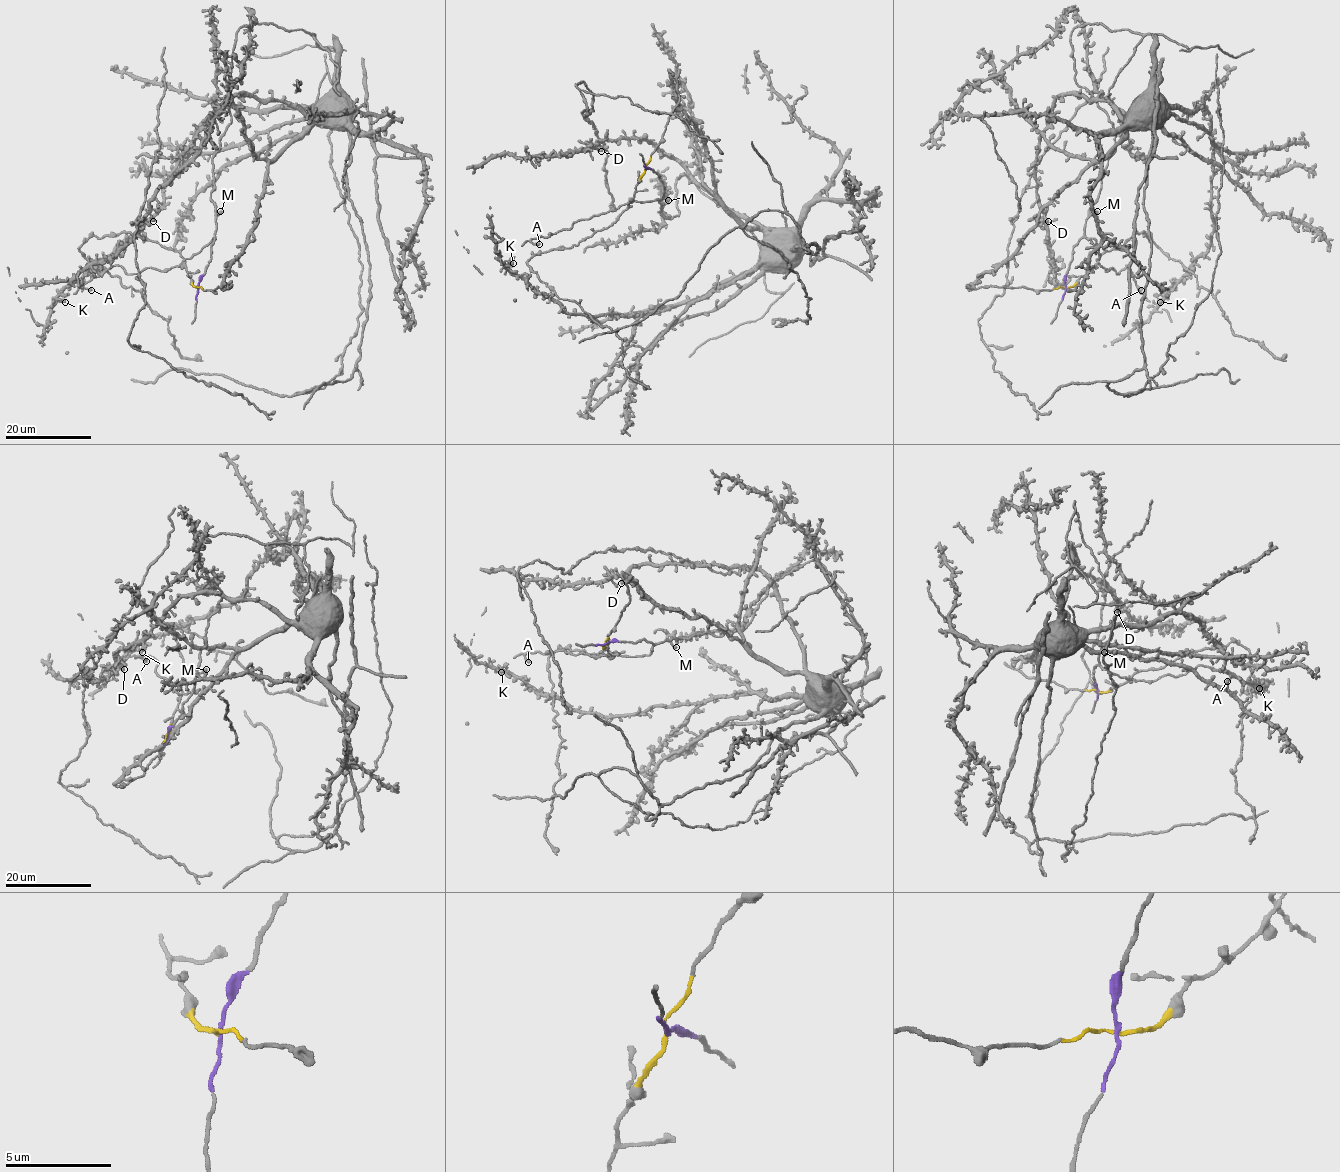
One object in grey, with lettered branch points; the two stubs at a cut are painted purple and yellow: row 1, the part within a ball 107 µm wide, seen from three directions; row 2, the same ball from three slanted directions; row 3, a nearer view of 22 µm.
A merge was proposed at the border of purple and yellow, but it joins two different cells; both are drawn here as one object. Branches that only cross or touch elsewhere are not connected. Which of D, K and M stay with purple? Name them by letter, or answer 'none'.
M

